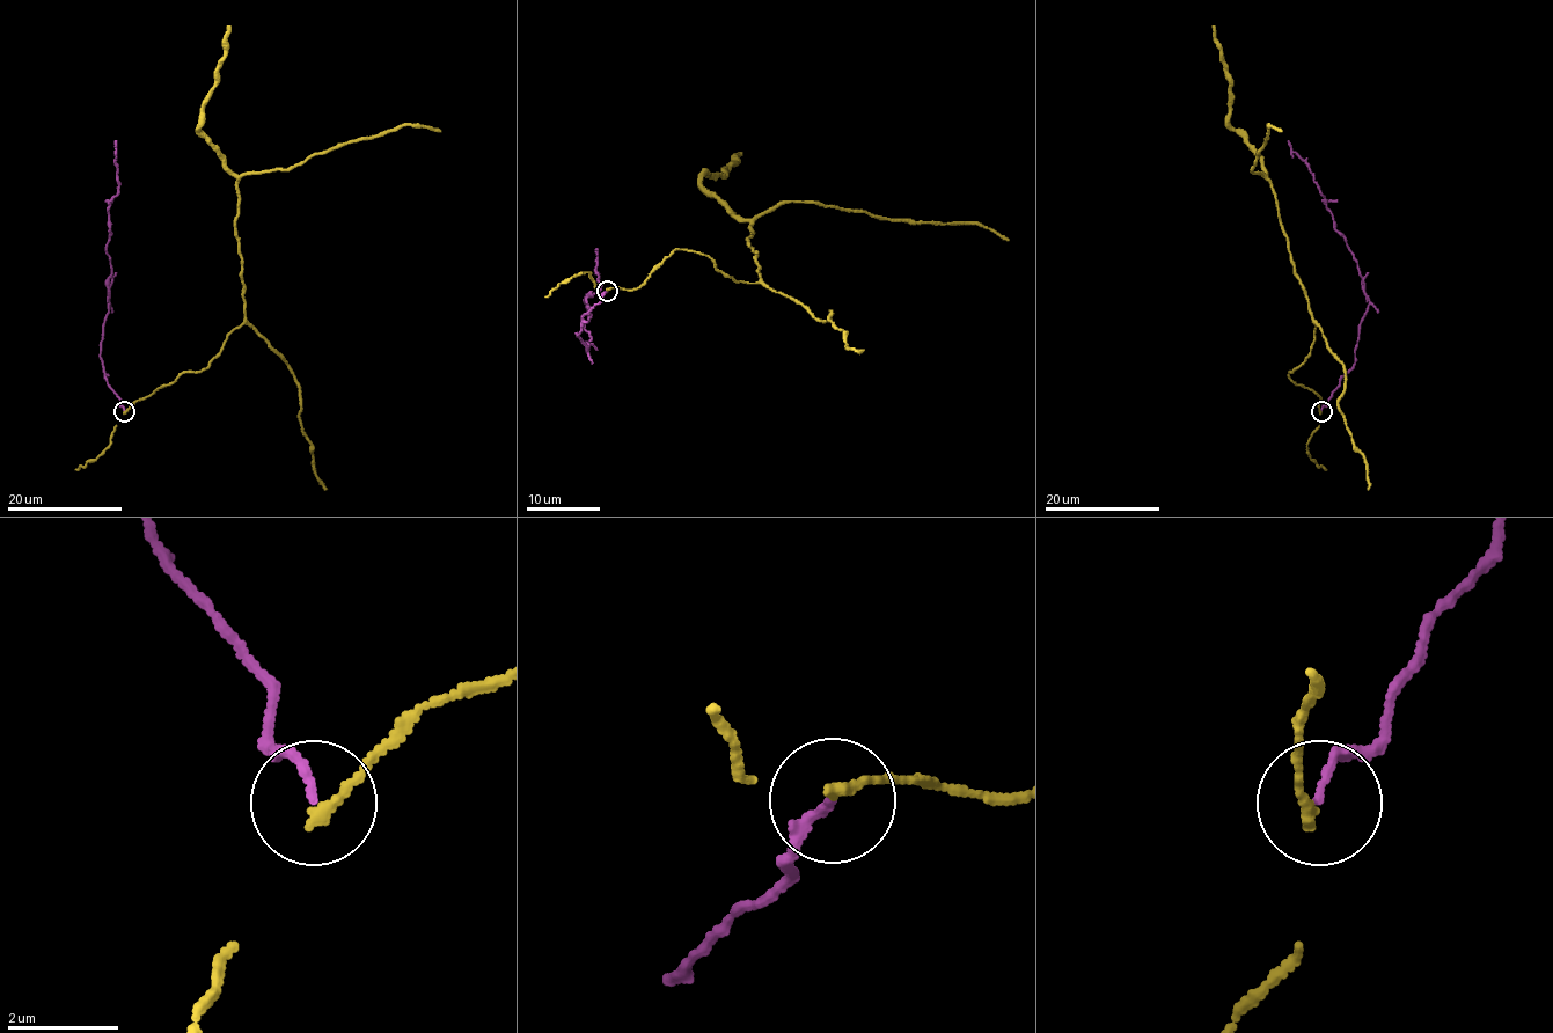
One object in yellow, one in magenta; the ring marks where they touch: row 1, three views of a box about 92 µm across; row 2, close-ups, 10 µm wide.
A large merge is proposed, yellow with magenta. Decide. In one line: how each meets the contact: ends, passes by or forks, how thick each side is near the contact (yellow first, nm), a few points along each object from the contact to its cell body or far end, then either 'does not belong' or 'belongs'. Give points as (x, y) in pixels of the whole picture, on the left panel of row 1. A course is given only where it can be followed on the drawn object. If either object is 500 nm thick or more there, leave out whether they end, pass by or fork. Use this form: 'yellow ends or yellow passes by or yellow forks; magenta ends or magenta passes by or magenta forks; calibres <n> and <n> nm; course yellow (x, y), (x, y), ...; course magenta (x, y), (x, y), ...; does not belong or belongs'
yellow ends; magenta ends; calibres 200 and 130 nm; course yellow (124, 411), (183, 372), (203, 371), (244, 321), (235, 234), (242, 175), (290, 169), (405, 124), (440, 132); course magenta (124, 411), (107, 383), (102, 363), (111, 273), (105, 247), (107, 209), (118, 187), (116, 140); does not belong

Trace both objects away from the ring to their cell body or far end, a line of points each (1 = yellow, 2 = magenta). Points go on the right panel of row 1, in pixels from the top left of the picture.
1: (1320, 411), (1318, 395), (1289, 376), (1311, 352), (1313, 321), (1276, 193), (1250, 169), (1268, 124), (1282, 132)
2: (1320, 411), (1355, 363), (1359, 327), (1368, 303), (1326, 199), (1288, 140)

